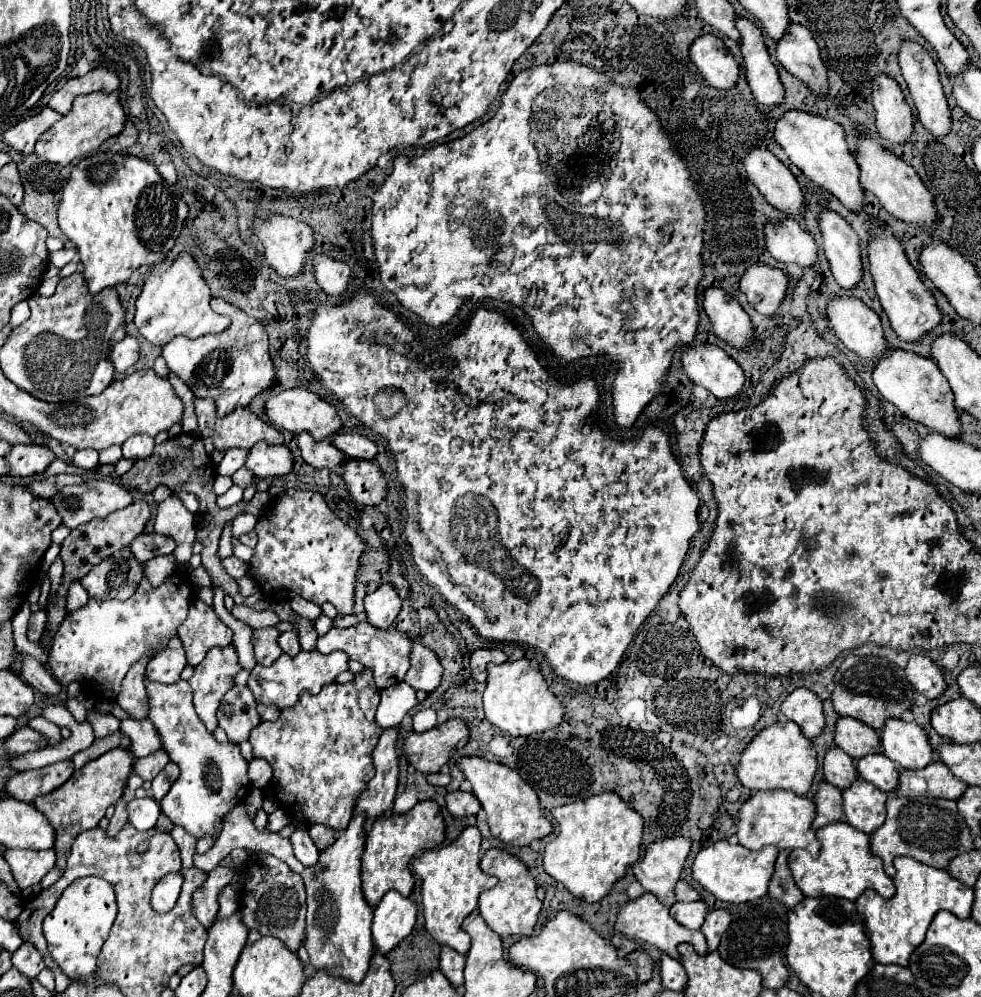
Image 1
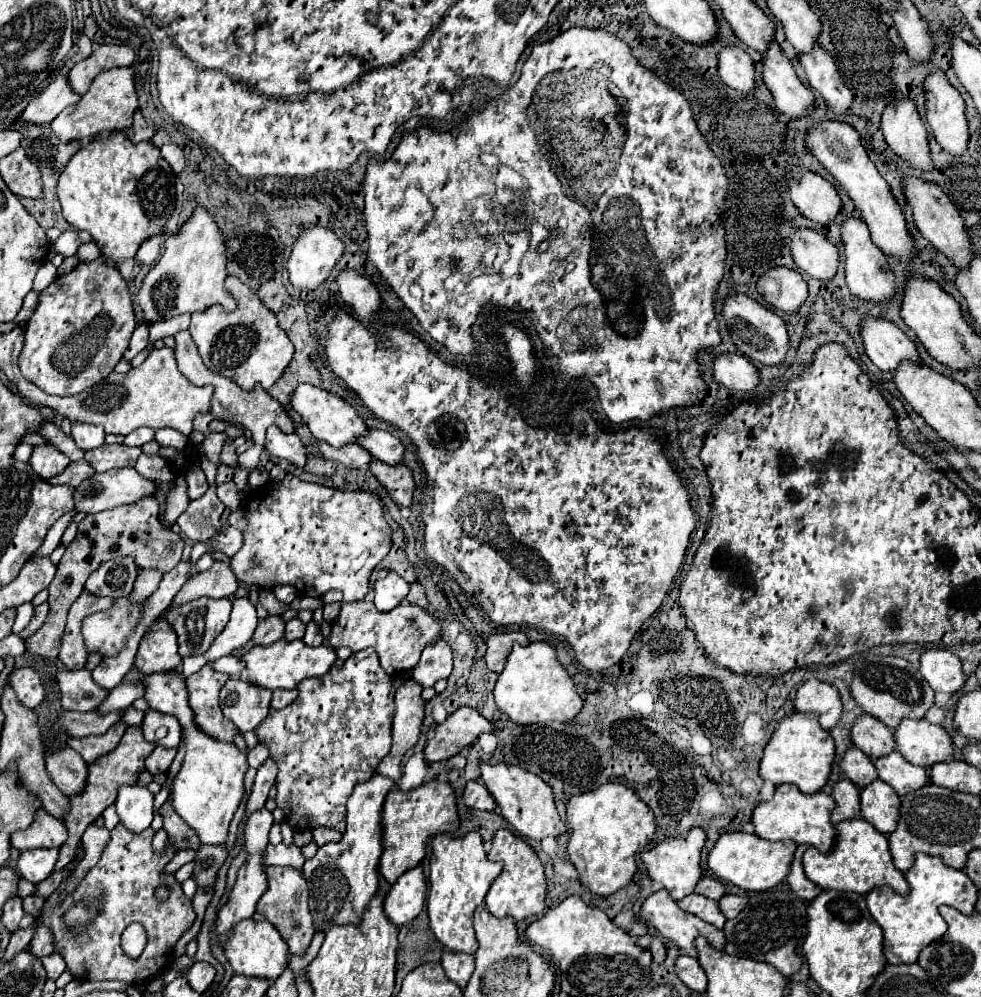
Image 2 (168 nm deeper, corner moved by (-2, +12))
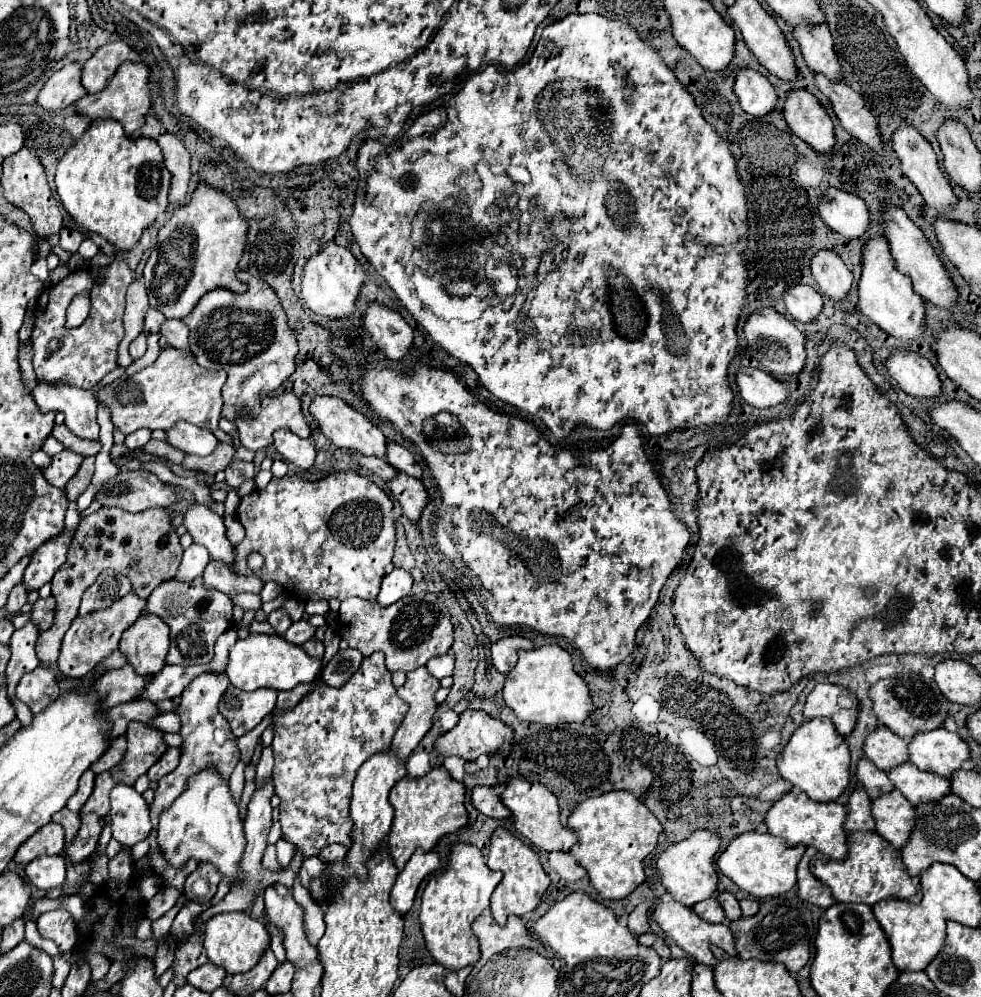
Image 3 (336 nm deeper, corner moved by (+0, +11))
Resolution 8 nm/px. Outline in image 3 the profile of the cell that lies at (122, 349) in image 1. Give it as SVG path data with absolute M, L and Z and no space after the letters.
M139 334L139 336L131 342L131 346L129 346L129 354L131 354L131 358L133 358L133 360L137 360L137 358L141 358L141 356L145 354L145 350L147 350L145 340L147 340L147 336Z

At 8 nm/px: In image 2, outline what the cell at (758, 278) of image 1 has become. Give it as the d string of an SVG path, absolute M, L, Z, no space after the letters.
M773 267L759 277L757 293L771 307L793 313L807 299L807 283L795 269Z

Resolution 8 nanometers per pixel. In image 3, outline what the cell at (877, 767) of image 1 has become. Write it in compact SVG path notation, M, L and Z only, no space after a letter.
M909 762L893 768L893 772L889 772L889 778L913 806L927 800L941 800L945 794L951 794L949 780L933 776L933 772L921 772Z

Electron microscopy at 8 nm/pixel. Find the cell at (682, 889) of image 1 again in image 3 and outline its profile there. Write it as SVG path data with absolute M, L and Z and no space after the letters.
M721 892L721 894L717 894L717 898L719 898L719 902L721 902L723 910L725 910L725 918L727 918L729 922L741 918L741 908L739 908L739 902L737 902L737 898L735 898L733 894Z

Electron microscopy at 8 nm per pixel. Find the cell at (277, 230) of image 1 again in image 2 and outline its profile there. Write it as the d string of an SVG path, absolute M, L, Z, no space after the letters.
M307 225L299 231L291 245L287 261L289 279L295 287L315 289L331 275L333 265L343 255L343 243L325 227Z

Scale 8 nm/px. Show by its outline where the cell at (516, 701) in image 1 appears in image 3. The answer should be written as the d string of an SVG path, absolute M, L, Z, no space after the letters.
M557 644L535 650L521 650L517 666L507 674L503 698L519 720L541 724L585 722L587 716L597 708L591 700L589 686L573 670L571 654Z

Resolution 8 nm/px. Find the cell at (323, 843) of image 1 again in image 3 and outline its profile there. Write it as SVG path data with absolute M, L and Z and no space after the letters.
M331 844L331 846L327 846L327 848L319 854L319 858L325 860L325 862L329 862L329 860L343 860L343 858L345 858L345 852L347 852L345 846L341 846L341 844Z

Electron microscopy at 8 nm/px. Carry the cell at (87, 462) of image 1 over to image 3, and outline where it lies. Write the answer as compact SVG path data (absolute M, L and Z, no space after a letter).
M35 384L31 392L41 412L63 412L65 424L73 434L87 440L99 438L99 424L95 420L97 400L93 390L73 388L69 384Z

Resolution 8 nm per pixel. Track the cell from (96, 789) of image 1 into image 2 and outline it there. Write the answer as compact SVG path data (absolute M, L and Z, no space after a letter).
M127 727L123 739L119 741L119 747L115 751L111 751L111 755L103 755L103 759L97 759L95 763L89 763L87 787L83 787L83 791L79 795L69 797L71 809L67 811L67 817L63 817L63 823L65 823L67 831L69 831L69 839L63 843L63 847L59 847L59 859L55 863L55 871L63 871L73 861L83 831L97 819L97 815L103 813L103 809L107 805L111 805L115 801L115 795L117 795L119 787L137 783L139 773L145 769L143 761L153 749L155 749L155 743L145 741L139 727Z

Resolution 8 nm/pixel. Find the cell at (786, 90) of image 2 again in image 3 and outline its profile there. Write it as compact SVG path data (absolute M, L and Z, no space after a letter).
M793 90L785 104L785 120L817 154L831 154L837 138L825 108L807 90Z

